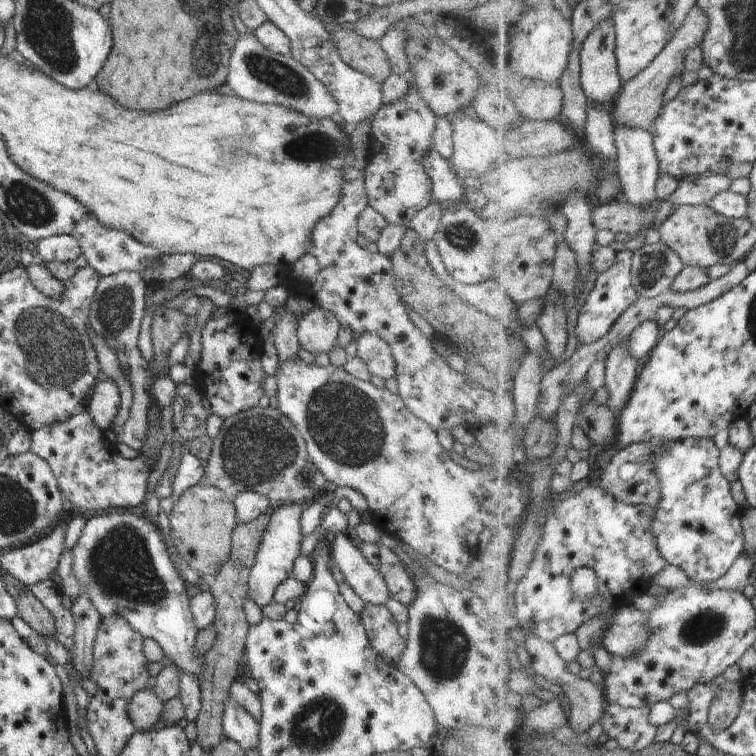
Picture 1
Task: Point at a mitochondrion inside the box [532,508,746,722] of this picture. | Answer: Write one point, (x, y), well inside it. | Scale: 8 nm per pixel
(703, 626)

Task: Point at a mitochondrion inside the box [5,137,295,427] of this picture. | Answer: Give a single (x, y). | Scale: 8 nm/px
(52, 354)

